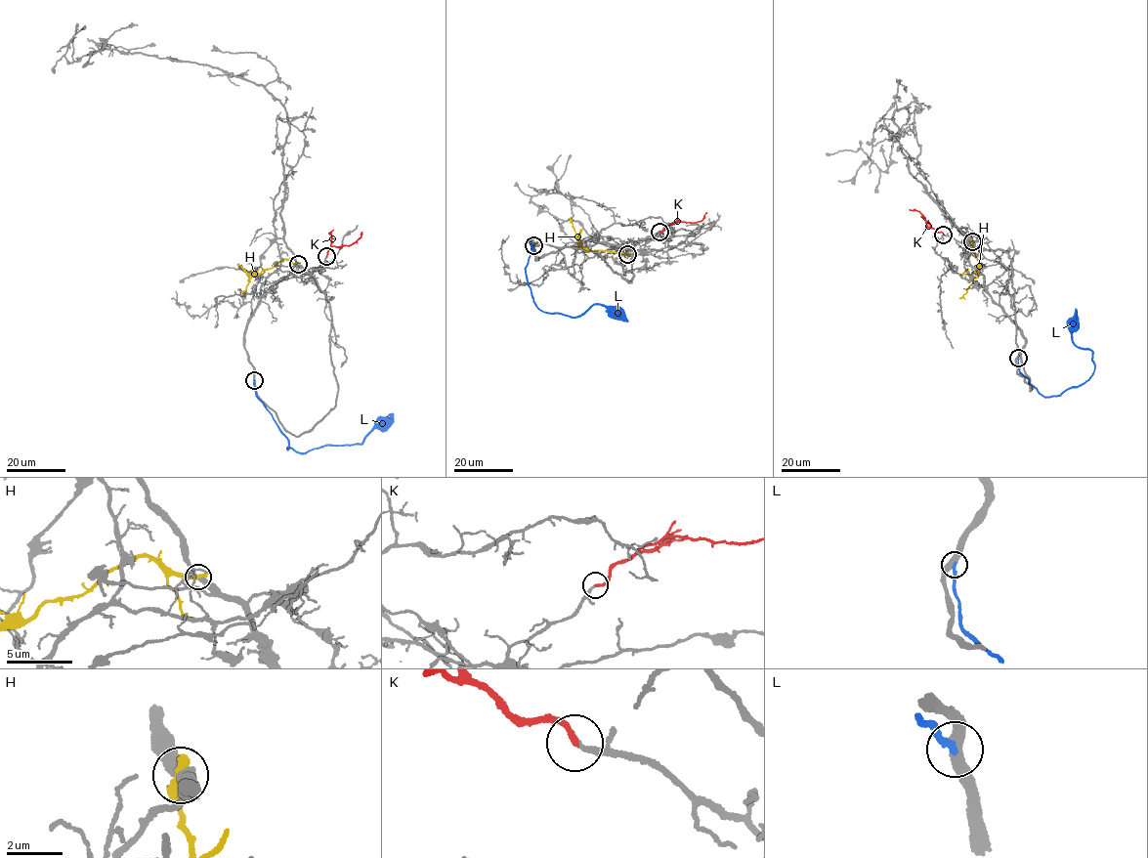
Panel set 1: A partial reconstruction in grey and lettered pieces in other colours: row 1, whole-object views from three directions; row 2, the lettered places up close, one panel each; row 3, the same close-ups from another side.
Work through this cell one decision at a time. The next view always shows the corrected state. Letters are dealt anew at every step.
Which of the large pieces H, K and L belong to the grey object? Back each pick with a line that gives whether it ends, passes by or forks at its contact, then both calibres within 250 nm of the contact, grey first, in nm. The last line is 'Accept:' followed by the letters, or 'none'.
K: it ends | 150/200 nm
L: it ends | 400/280 nm
Accept: K, L

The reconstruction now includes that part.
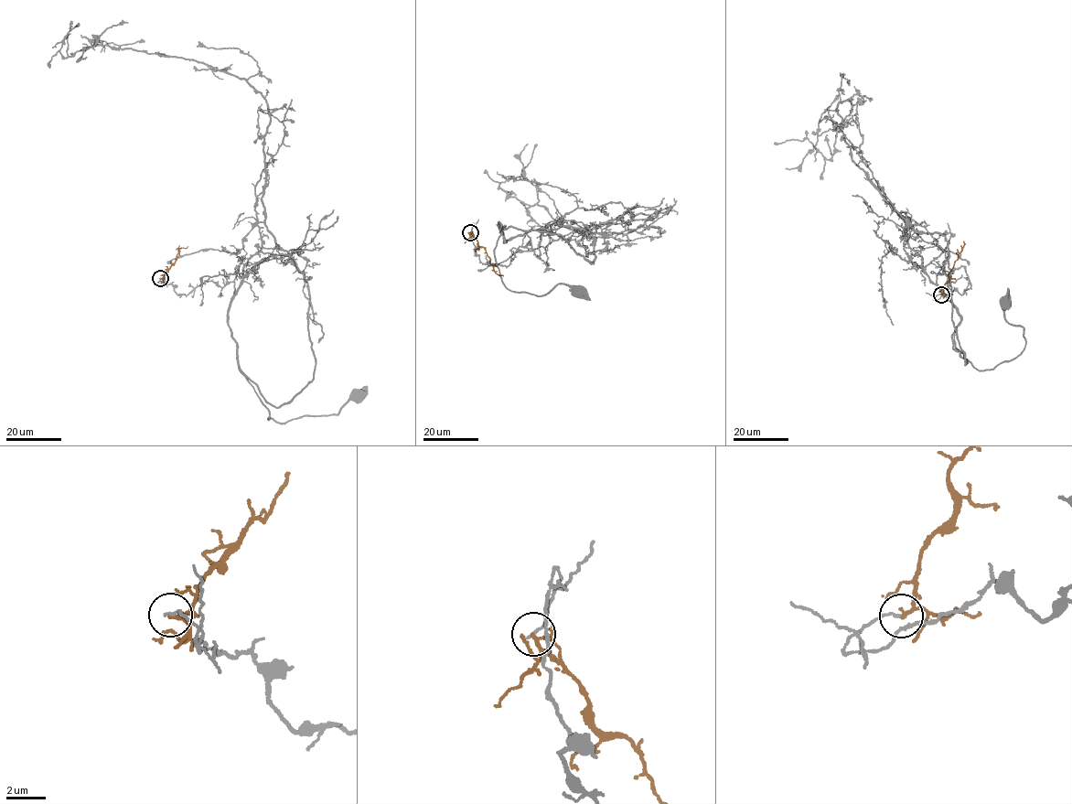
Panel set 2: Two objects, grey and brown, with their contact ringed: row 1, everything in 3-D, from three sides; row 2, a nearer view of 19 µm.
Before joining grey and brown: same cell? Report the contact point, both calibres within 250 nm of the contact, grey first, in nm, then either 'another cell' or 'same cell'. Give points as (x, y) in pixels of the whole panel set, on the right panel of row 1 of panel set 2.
place (941, 294); calibres 130 and 140 nm; another cell

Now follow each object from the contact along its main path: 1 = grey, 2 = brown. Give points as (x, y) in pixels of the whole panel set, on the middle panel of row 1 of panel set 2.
1: (469, 232), (482, 263), (509, 265), (530, 240), (504, 241), (497, 224), (509, 289), (577, 292)
2: (469, 232), (478, 245), (485, 250), (494, 272), (503, 275)

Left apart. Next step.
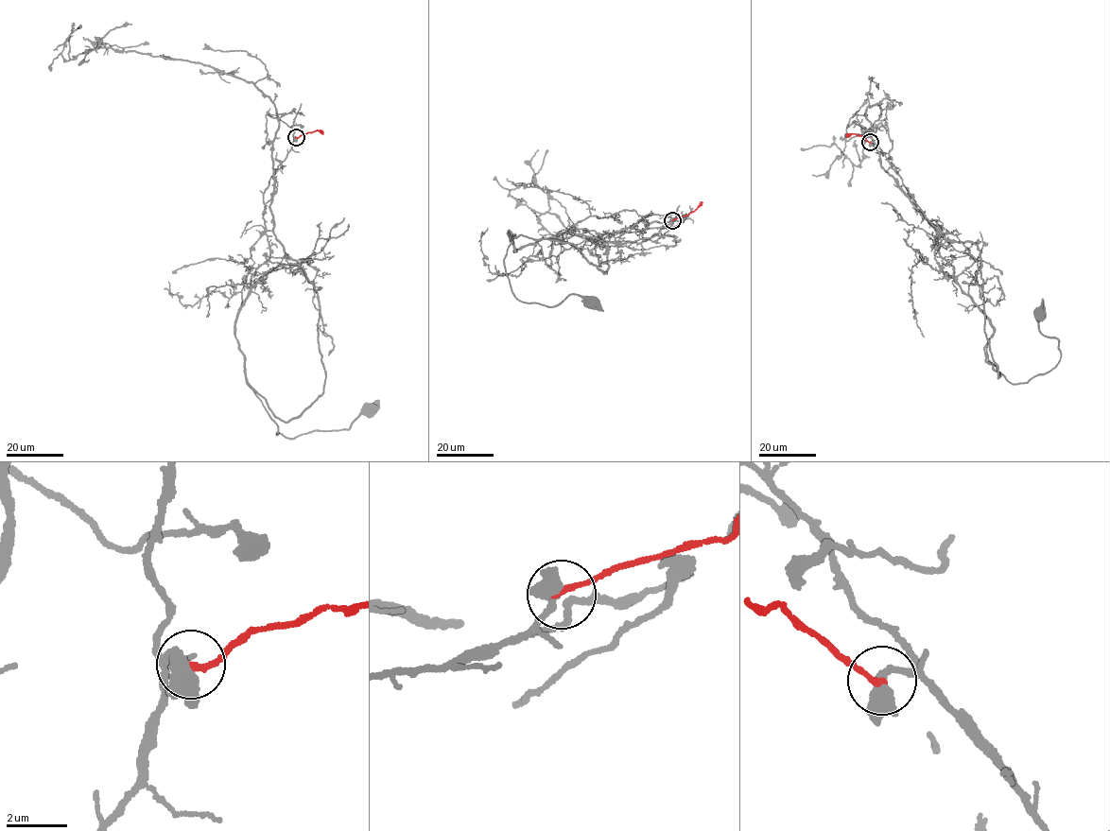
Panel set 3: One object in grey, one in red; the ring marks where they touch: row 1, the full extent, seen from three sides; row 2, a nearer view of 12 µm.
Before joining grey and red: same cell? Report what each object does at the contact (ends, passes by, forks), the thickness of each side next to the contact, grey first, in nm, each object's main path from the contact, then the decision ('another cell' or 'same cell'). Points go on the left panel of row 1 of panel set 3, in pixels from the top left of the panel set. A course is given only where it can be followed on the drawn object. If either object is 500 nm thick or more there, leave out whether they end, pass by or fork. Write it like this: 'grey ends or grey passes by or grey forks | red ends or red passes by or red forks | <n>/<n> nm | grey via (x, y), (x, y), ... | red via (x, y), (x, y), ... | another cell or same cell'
grey passes by | red ends | 480/220 nm | grey via (296, 138), (263, 195), (269, 258), (234, 328), (246, 382), (290, 440), (348, 429), (368, 409) | red via (296, 138), (316, 130), (323, 133) | another cell

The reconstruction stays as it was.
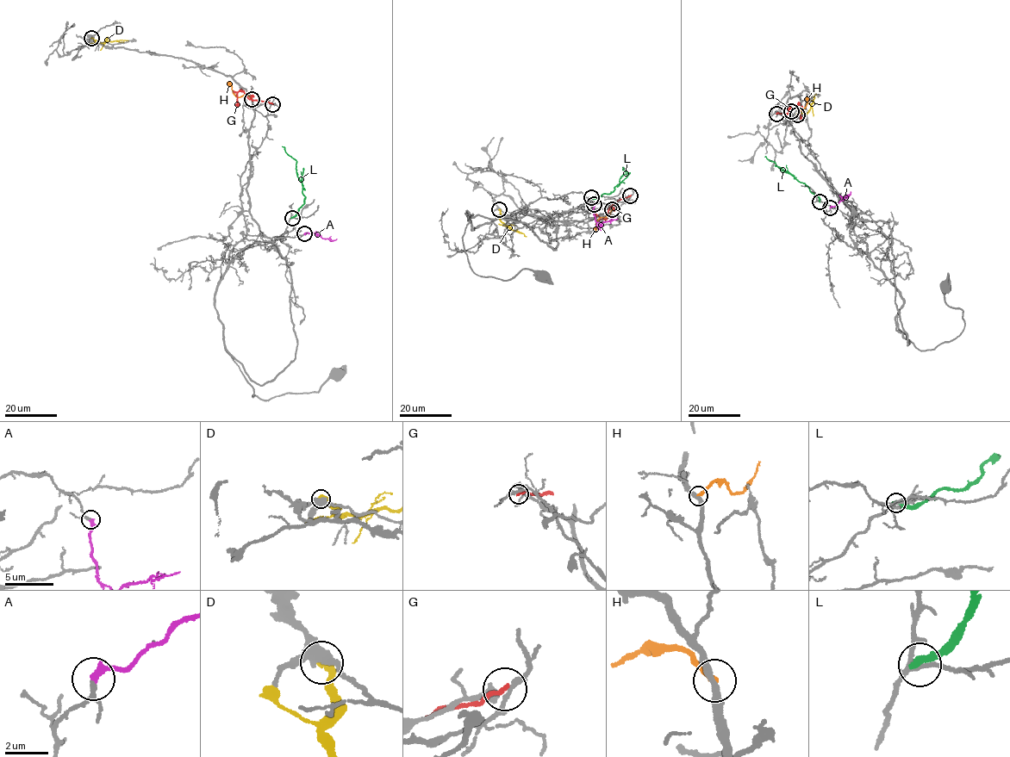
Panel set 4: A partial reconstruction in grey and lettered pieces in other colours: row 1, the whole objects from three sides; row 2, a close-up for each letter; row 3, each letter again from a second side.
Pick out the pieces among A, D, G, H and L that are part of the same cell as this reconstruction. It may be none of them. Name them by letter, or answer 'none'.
A

